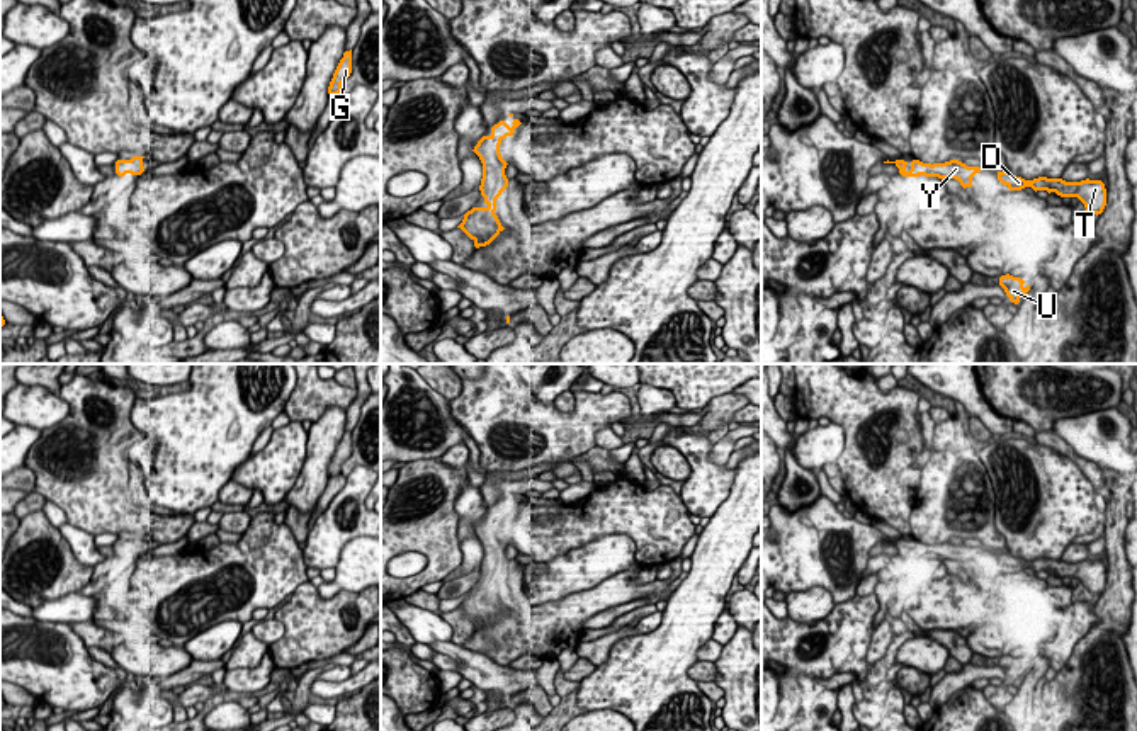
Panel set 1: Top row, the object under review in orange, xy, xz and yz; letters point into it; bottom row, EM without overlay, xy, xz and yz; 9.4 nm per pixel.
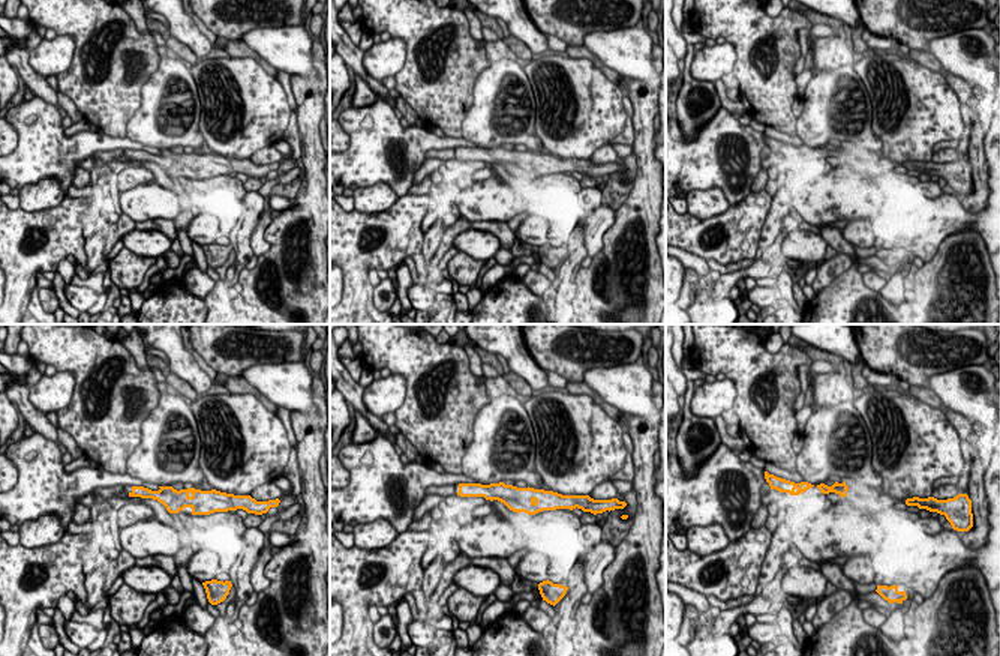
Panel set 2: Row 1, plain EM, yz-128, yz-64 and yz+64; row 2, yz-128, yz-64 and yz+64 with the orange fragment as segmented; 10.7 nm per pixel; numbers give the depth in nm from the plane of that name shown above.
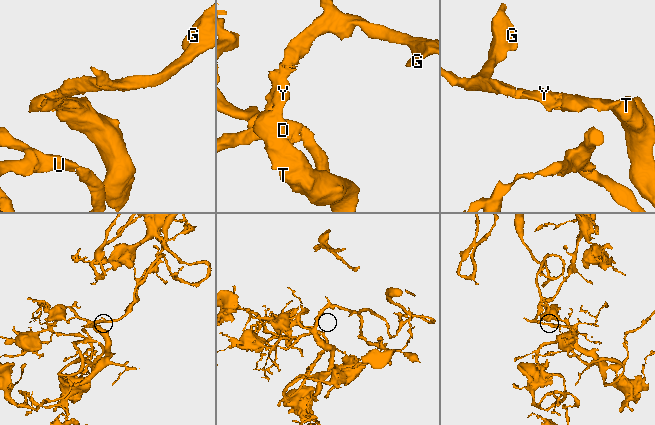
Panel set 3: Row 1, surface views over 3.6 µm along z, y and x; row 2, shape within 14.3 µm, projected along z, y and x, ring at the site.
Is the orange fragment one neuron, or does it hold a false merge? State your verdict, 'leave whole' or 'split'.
leave whole

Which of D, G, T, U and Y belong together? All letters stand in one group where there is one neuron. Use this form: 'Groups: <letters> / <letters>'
Groups: D G T U Y

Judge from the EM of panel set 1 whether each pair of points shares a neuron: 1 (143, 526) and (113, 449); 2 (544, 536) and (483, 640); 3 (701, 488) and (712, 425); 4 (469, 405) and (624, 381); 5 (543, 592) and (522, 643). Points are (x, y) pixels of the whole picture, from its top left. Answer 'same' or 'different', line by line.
1: same
2: different
3: different
4: different
5: different

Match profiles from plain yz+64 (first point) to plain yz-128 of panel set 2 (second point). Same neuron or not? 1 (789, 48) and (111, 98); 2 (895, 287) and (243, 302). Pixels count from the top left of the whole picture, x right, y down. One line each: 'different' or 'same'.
1: same
2: different

